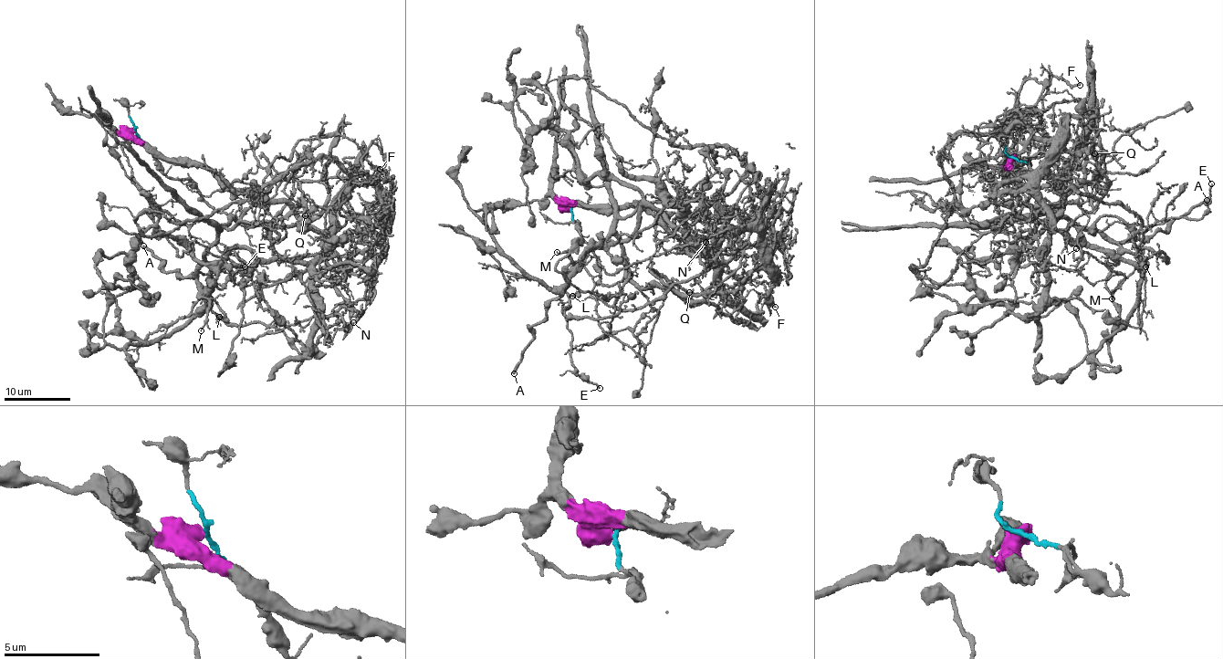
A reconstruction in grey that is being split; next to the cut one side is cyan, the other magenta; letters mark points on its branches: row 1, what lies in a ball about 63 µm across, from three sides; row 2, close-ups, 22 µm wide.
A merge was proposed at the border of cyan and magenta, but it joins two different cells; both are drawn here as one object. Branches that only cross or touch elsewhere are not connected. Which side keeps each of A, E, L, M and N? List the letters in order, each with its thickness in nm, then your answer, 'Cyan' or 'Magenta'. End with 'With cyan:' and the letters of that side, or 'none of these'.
A: Thickness 280 nm. Cyan
E: Thickness 200 nm. Cyan
L: Thickness 120 nm. Cyan
M: Thickness 110 nm. Cyan
N: Thickness 120 nm. Magenta
With cyan: A, E, L, M

